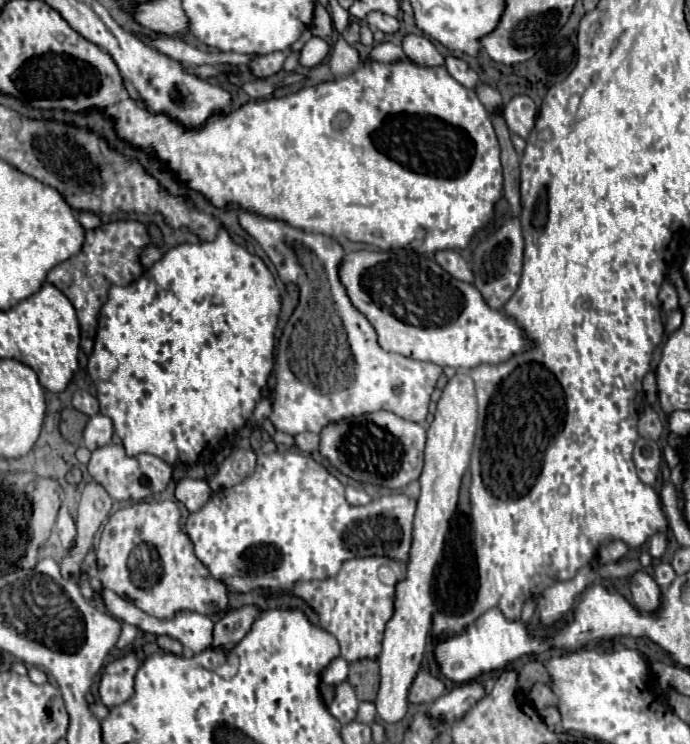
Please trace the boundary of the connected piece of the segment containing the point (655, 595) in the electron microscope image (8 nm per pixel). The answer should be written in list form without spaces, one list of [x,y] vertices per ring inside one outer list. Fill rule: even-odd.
[[[637,571],[637,573],[629,575],[629,589],[631,589],[631,595],[633,595],[633,603],[641,611],[651,613],[651,611],[655,611],[659,607],[661,589],[653,581],[653,577],[647,575],[645,571]]]

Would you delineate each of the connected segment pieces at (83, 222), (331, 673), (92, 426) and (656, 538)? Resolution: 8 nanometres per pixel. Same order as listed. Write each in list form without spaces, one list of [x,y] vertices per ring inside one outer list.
[[[79,211],[79,213],[77,213],[77,221],[79,221],[79,225],[81,225],[83,229],[95,229],[95,227],[101,223],[101,219],[99,219],[97,215],[87,213],[87,211]]]
[[[337,657],[337,659],[333,659],[333,661],[329,663],[329,667],[325,669],[323,681],[329,683],[329,685],[339,685],[339,683],[343,683],[345,679],[347,679],[347,663],[345,663],[345,659]]]
[[[95,415],[89,419],[85,431],[83,431],[83,445],[89,451],[95,451],[97,447],[109,445],[113,439],[113,423],[105,415]]]
[[[663,533],[653,535],[651,541],[649,541],[649,555],[653,559],[661,559],[663,553],[665,553],[665,549],[667,549],[667,537]]]

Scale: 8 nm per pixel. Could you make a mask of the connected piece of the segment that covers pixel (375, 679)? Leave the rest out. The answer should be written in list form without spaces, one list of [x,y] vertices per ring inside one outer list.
[[[373,659],[353,661],[349,665],[349,683],[357,693],[359,701],[375,701],[379,687],[379,663]]]

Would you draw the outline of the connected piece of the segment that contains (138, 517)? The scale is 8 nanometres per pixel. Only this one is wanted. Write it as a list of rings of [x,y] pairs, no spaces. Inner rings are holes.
[[[157,501],[157,503],[133,503],[129,507],[119,509],[113,513],[103,527],[101,541],[97,545],[97,571],[103,587],[115,591],[123,599],[131,599],[135,605],[153,603],[153,617],[157,619],[171,619],[177,611],[195,611],[201,615],[215,615],[227,609],[227,585],[213,579],[209,569],[195,557],[193,543],[189,535],[181,529],[181,511],[175,501]],[[135,543],[151,543],[157,547],[165,573],[159,583],[149,589],[133,587],[129,579],[127,559],[129,551],[133,551]],[[177,599],[177,601],[175,601]]]

